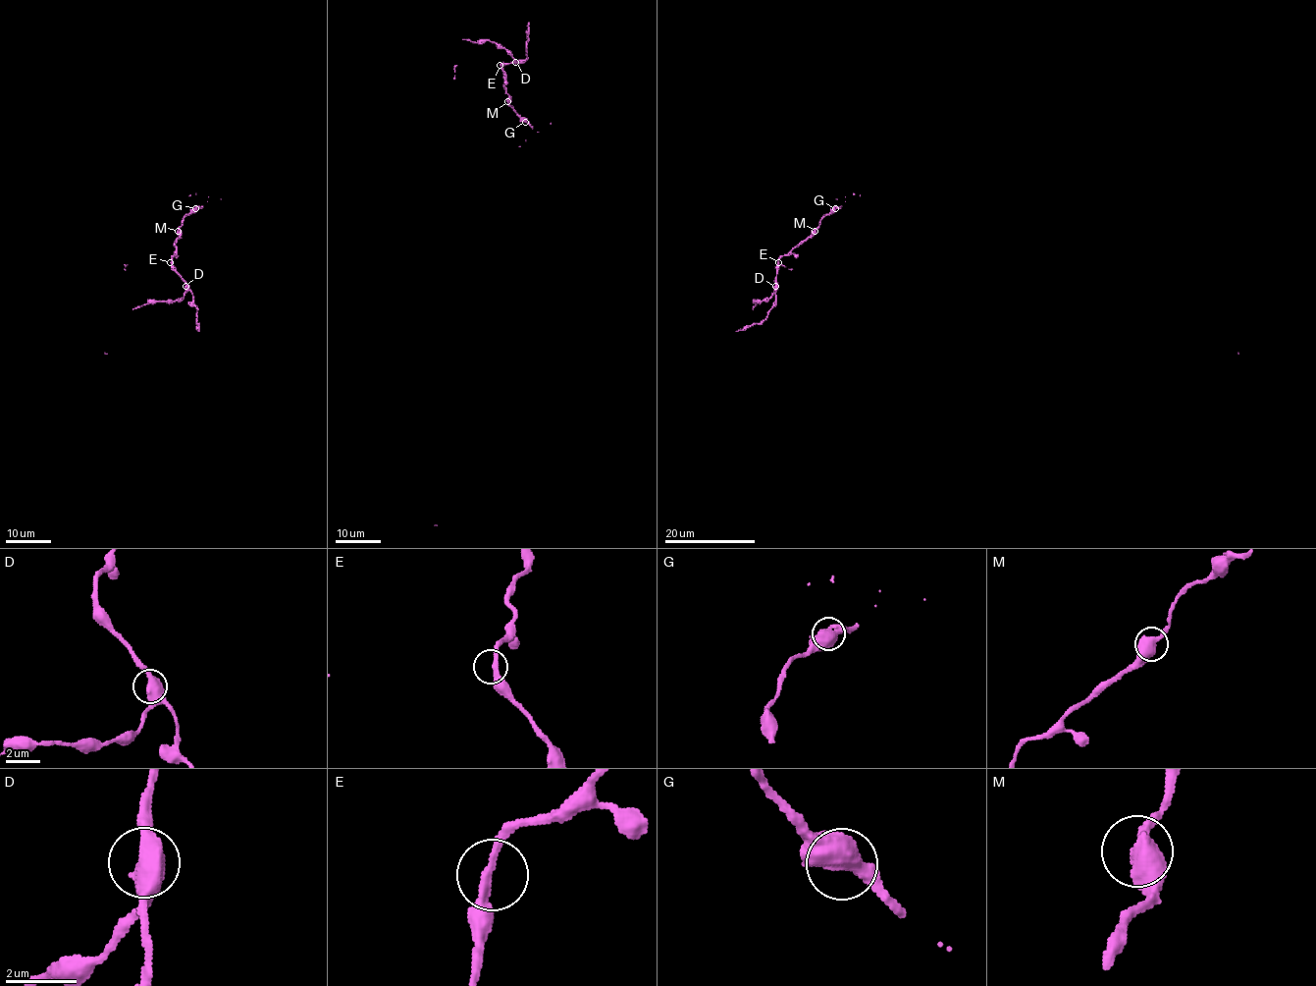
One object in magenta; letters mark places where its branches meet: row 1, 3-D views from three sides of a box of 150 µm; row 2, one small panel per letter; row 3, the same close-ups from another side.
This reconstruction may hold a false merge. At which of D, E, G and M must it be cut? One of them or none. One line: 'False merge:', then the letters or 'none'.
False merge: none

